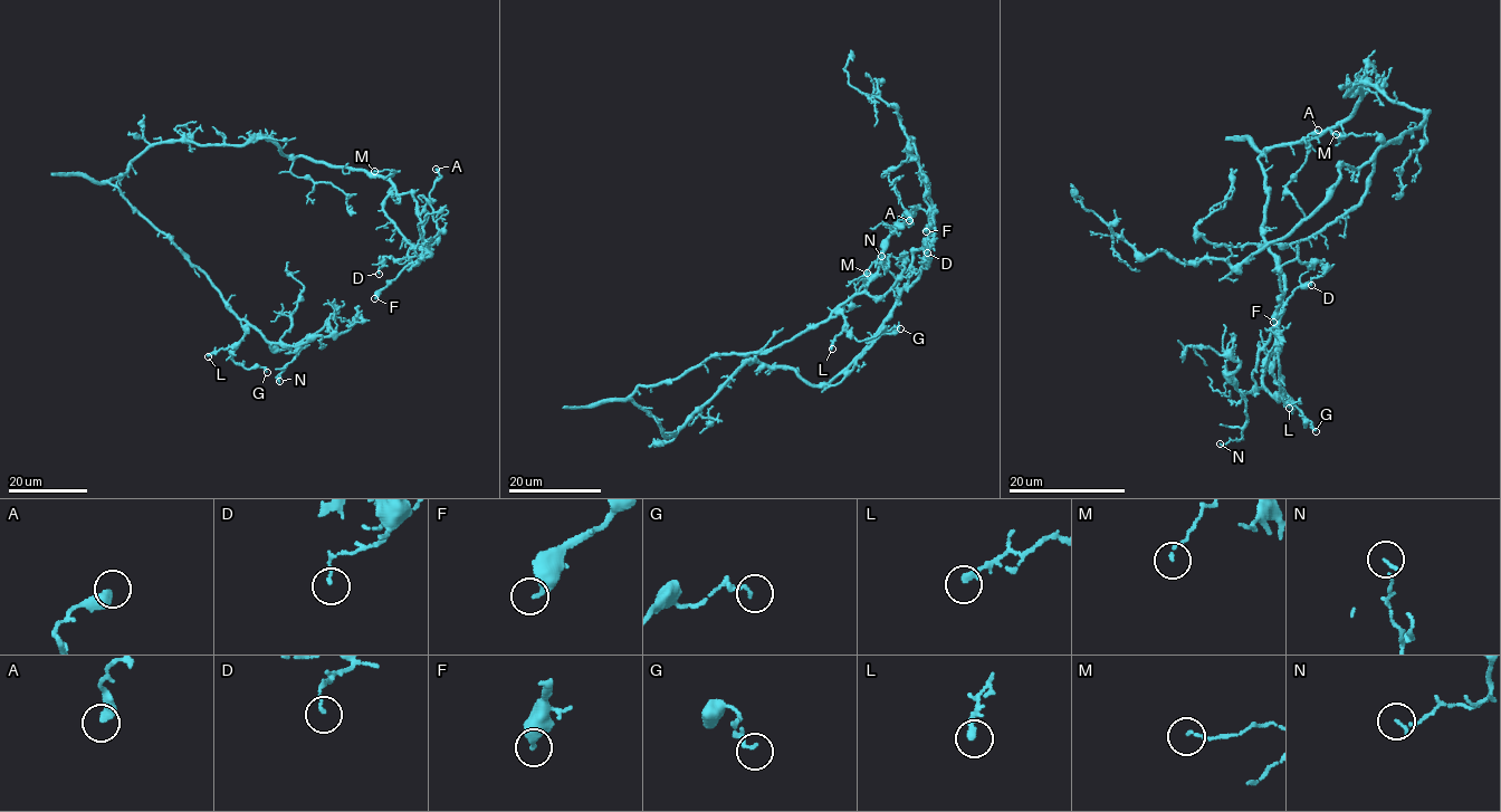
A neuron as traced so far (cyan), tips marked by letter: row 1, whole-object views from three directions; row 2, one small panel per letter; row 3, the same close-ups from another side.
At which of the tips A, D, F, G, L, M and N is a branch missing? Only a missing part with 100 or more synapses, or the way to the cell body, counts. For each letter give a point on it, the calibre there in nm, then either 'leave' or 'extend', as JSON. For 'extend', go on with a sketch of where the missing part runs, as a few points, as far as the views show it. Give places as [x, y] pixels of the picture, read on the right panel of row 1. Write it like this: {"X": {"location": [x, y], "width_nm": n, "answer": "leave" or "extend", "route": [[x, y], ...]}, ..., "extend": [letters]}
{"A": {"location": [1318, 130], "width_nm": 400, "answer": "leave"}, "D": {"location": [1311, 285], "width_nm": 110, "answer": "leave"}, "F": {"location": [1273, 322], "width_nm": 300, "answer": "leave"}, "G": {"location": [1316, 431], "width_nm": 150, "answer": "leave"}, "L": {"location": [1289, 408], "width_nm": 240, "answer": "leave"}, "M": {"location": [1336, 134], "width_nm": 110, "answer": "leave"}, "N": {"location": [1220, 443], "width_nm": 120, "answer": "leave"}, "extend": []}

